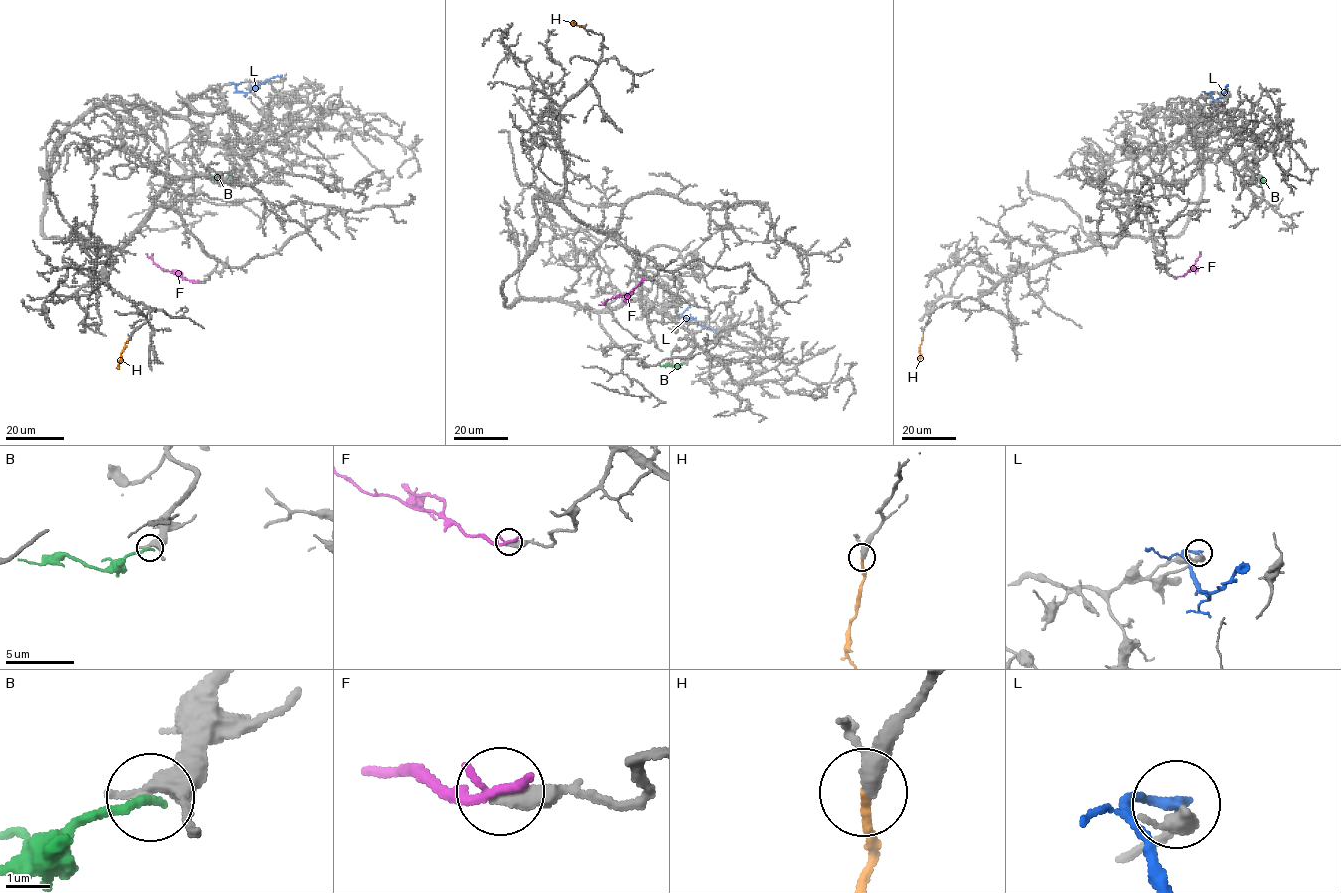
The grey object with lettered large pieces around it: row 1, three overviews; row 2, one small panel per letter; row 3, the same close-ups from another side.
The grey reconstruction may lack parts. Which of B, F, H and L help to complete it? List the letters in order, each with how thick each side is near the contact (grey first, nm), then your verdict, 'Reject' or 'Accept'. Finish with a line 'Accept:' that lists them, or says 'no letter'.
B: Thickness 400 nm (grey) against 220 nm. Reject
F: Thickness 400 nm (grey) against 320 nm. Reject
H: Thickness 320 nm (grey) against 240 nm. Accept
L: Thickness 480 nm (grey) against 280 nm. Reject
Accept: H

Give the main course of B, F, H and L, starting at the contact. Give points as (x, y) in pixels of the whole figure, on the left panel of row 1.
B: (237, 178), (209, 176)
F: (196, 282), (163, 271), (146, 254)
H: (129, 339), (118, 368)
L: (230, 83), (239, 91), (248, 93), (253, 87), (282, 76)

